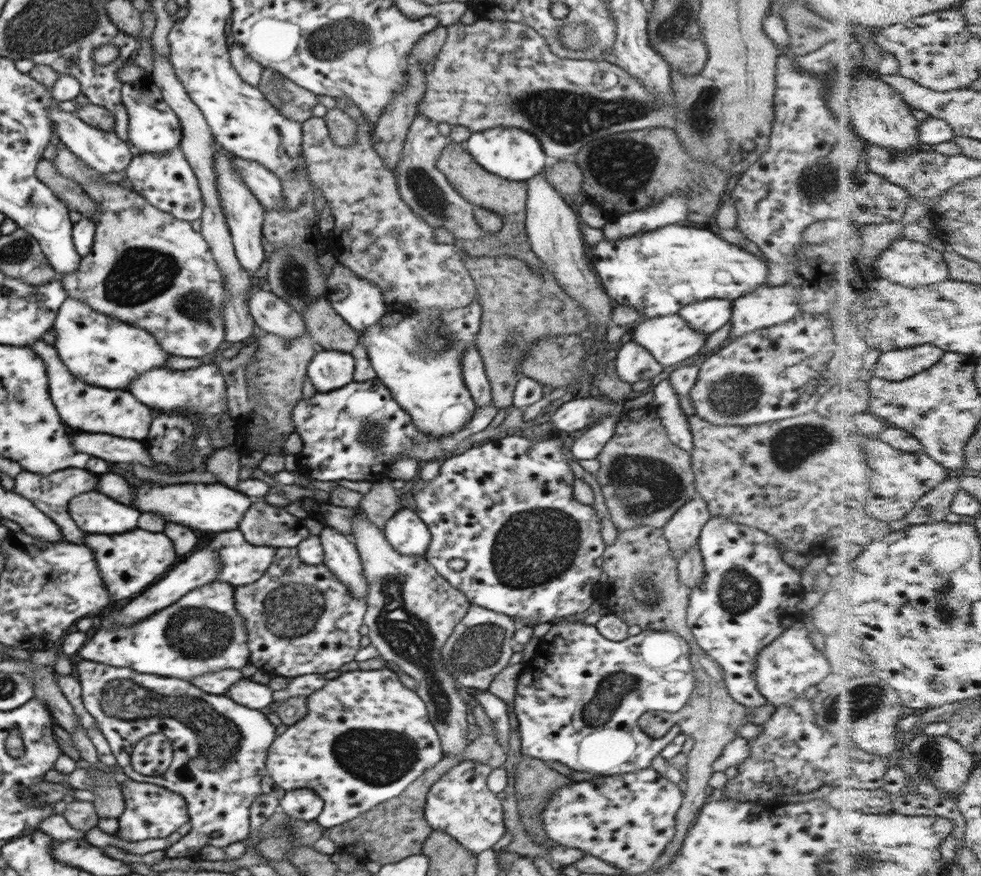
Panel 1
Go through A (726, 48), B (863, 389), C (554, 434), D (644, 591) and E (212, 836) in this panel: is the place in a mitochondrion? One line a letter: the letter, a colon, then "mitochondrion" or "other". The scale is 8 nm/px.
A: other
B: other
C: other
D: mitochondrion
E: other

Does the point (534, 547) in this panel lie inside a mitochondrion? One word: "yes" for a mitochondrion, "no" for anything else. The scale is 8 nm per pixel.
yes

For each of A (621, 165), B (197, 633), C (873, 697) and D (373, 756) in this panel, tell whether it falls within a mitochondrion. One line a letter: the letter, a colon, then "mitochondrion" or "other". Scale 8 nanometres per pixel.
A: mitochondrion
B: mitochondrion
C: mitochondrion
D: mitochondrion

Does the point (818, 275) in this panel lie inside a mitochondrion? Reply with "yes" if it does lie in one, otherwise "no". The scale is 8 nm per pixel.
no

